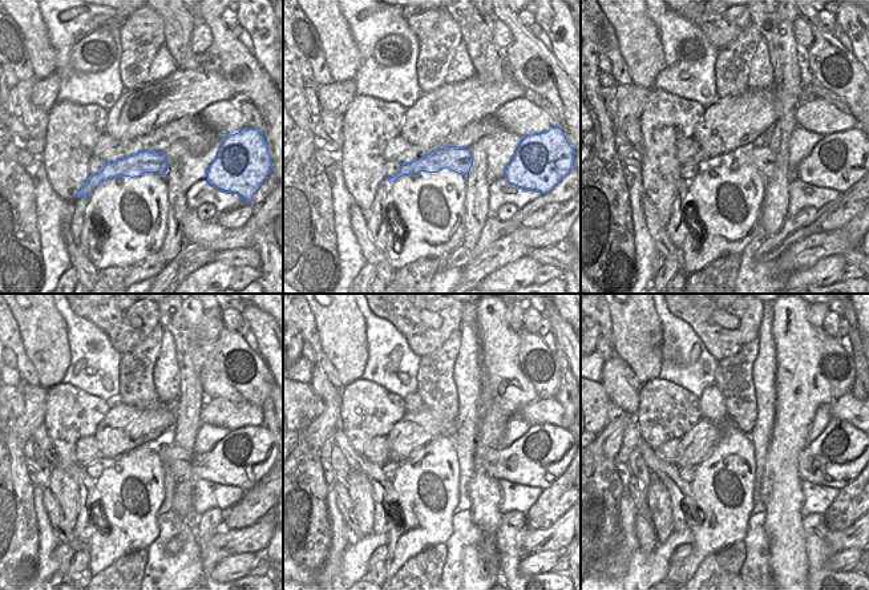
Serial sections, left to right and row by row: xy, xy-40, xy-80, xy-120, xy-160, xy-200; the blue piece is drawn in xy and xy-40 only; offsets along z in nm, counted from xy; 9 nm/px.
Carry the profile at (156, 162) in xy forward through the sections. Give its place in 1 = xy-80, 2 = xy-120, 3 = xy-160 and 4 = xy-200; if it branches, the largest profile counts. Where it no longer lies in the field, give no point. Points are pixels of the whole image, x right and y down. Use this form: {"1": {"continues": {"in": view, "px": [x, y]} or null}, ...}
{"1": {"continues": {"in": "xy-80", "px": [762, 157]}}, "2": {"continues": {"in": "xy-120", "px": [245, 456]}}, "3": {"continues": {"in": "xy-160", "px": [544, 453]}}, "4": {"continues": {"in": "xy-200", "px": [836, 457]}}}

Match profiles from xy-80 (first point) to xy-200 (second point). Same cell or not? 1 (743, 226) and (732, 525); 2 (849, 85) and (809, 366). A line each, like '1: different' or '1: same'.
1: same
2: different

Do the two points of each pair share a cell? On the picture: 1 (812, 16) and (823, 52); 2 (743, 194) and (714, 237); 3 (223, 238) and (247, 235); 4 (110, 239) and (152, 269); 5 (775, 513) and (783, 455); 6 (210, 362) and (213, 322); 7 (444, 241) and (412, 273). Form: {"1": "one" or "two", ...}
{"1": "one", "2": "one", "3": "one", "4": "two", "5": "one", "6": "two", "7": "two"}

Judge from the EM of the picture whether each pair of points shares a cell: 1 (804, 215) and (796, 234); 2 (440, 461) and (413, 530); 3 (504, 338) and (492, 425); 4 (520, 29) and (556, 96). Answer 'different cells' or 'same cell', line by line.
1: different cells
2: same cell
3: same cell
4: same cell

